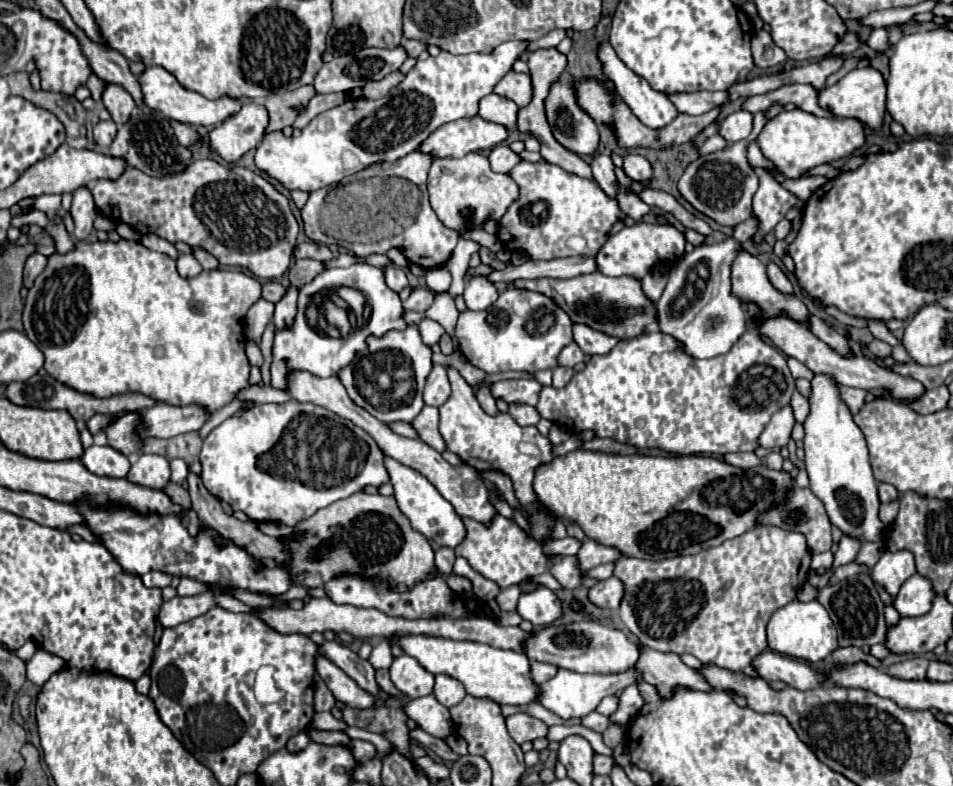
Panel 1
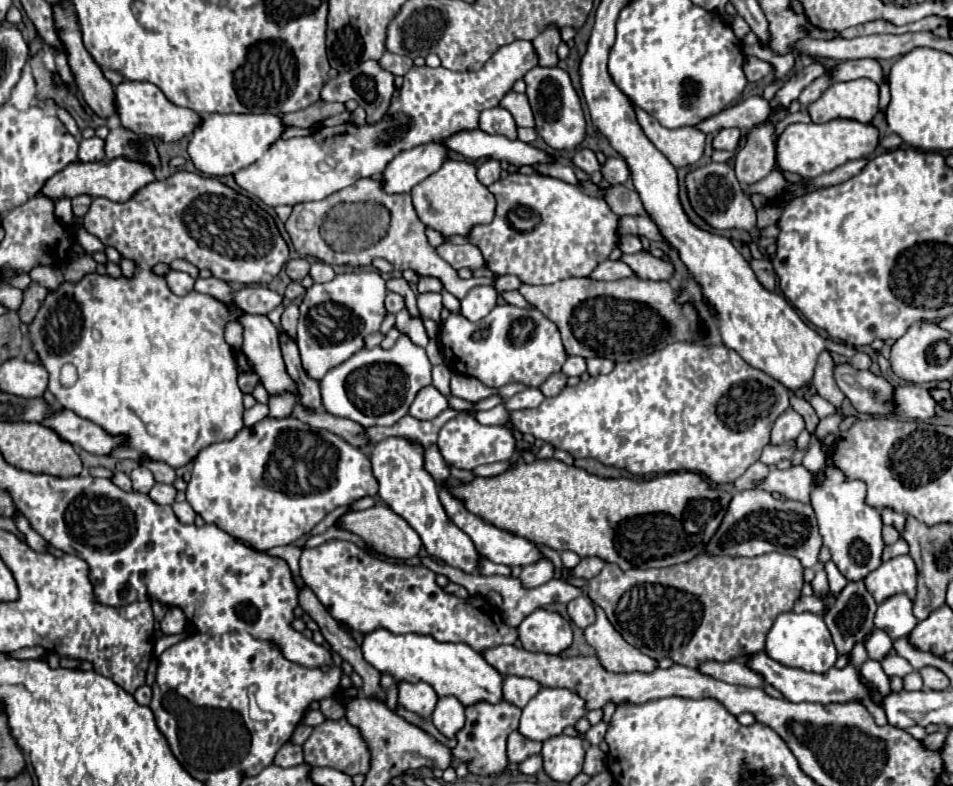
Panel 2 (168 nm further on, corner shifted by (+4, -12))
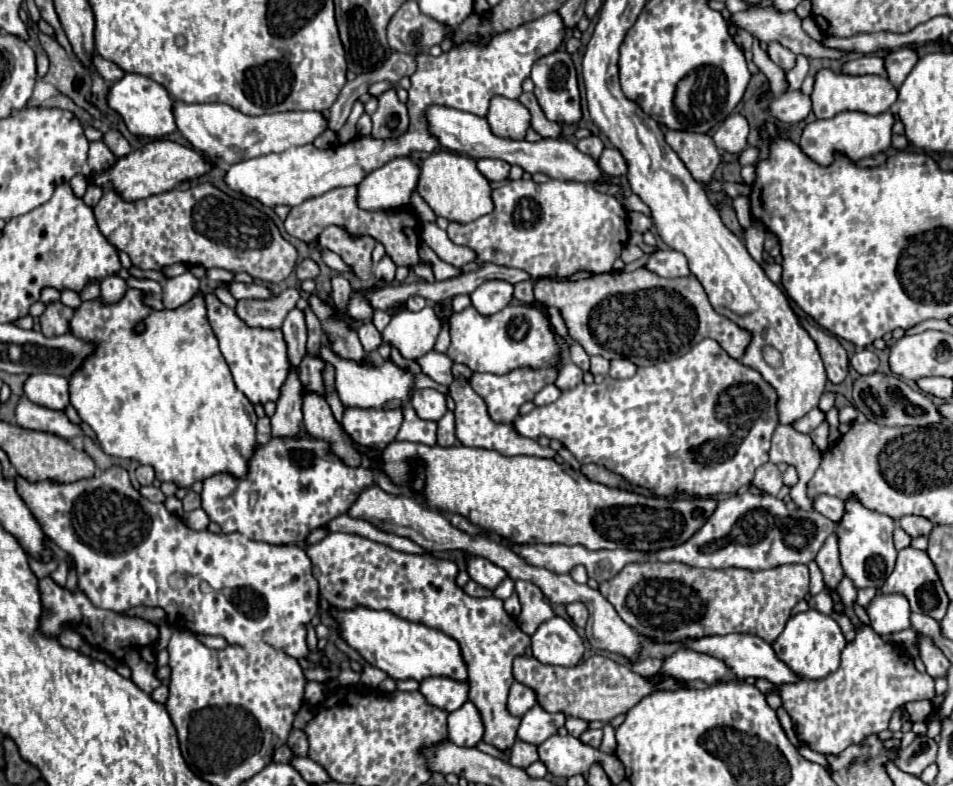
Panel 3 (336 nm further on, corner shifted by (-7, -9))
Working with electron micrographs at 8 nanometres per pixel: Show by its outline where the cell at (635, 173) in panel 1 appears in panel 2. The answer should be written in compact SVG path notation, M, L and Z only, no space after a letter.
M607 157L607 161L601 165L601 175L611 185L617 185L617 183L625 183L629 179L629 169L623 159Z

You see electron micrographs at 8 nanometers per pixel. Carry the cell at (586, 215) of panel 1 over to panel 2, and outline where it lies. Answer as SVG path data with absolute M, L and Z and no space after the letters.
M511 173L505 179L493 183L489 191L495 195L495 217L487 225L475 225L467 235L469 243L479 247L485 265L495 275L517 275L527 285L547 285L567 277L589 277L593 269L609 257L617 247L617 215L609 209L603 197L591 197L581 189L553 177L539 173L523 175Z

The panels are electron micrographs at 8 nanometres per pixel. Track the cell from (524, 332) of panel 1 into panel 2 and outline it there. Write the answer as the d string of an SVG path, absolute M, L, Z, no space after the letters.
M497 305L487 317L477 323L467 321L461 313L451 313L443 321L439 331L439 341L443 347L443 357L449 369L475 377L487 387L503 387L509 383L525 383L529 387L539 387L549 375L561 371L567 355L561 343L559 329L543 315L539 309L519 309L515 305Z

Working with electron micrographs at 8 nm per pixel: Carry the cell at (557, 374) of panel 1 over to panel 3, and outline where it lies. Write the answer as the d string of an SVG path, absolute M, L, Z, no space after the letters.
M566 362L564 364L564 368L558 372L558 378L556 378L556 386L560 388L560 390L570 390L570 388L574 388L574 386L578 386L582 382L582 370L574 364L574 362Z

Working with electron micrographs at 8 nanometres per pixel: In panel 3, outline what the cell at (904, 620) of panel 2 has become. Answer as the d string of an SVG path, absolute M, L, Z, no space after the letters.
M878 594L878 598L874 598L866 612L872 620L872 630L880 636L912 628L912 610L908 598L902 594Z

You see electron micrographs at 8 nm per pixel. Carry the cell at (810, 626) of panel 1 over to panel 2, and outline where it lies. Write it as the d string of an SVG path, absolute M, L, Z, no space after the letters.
M781 613L771 631L767 633L767 655L785 667L795 667L811 673L825 673L837 661L837 649L831 641L831 633L827 633L827 625L823 615L815 613Z

